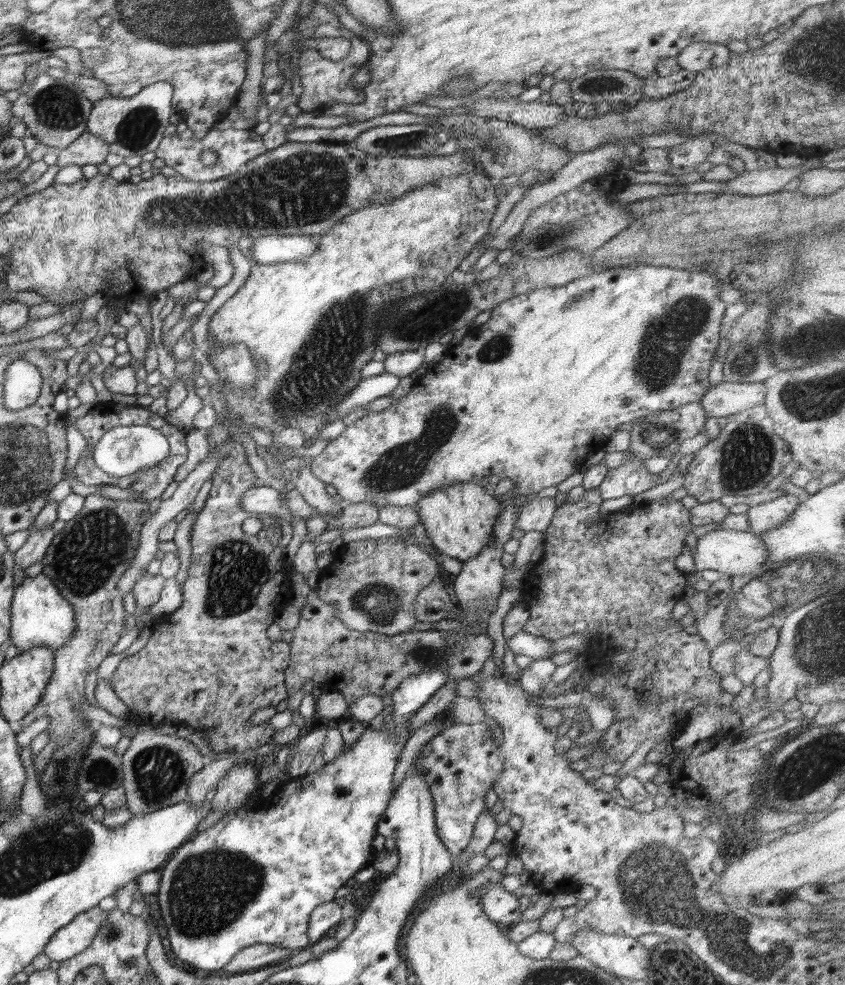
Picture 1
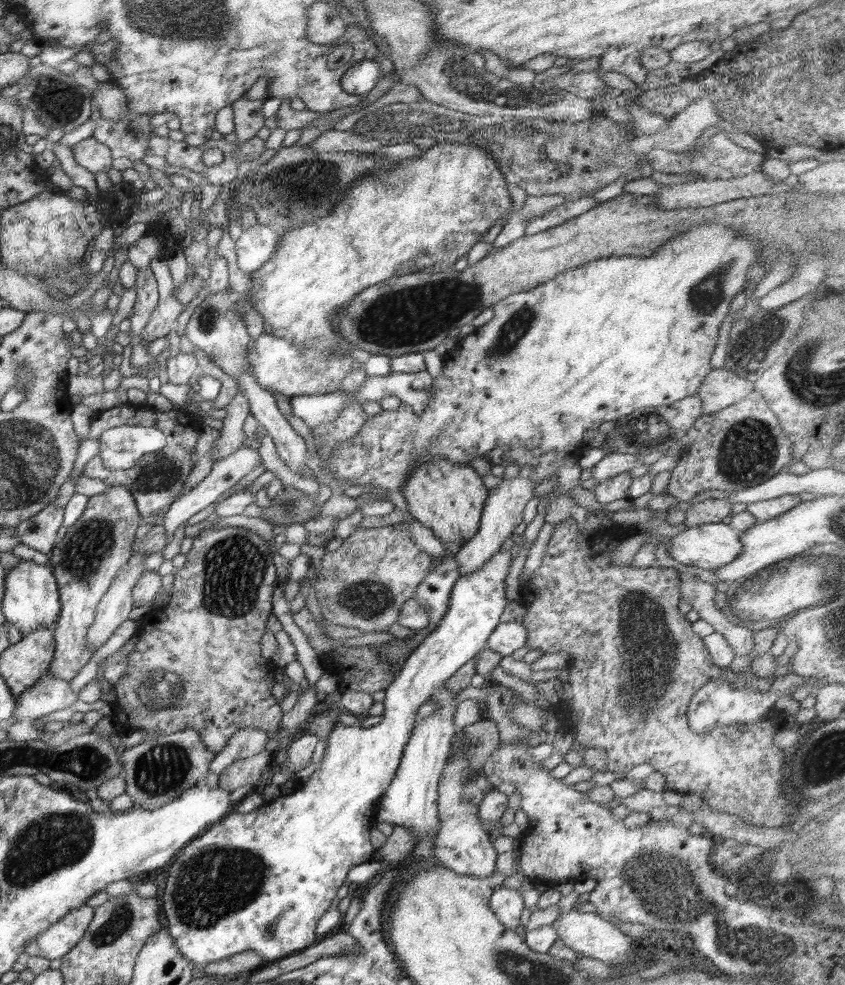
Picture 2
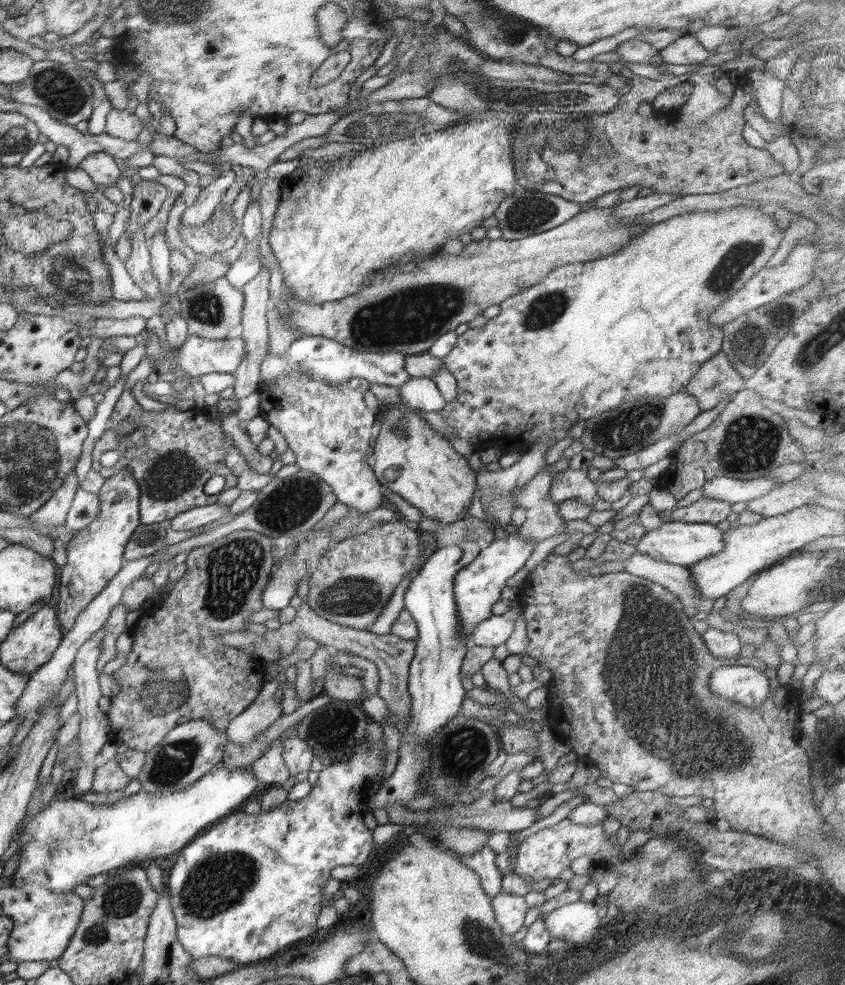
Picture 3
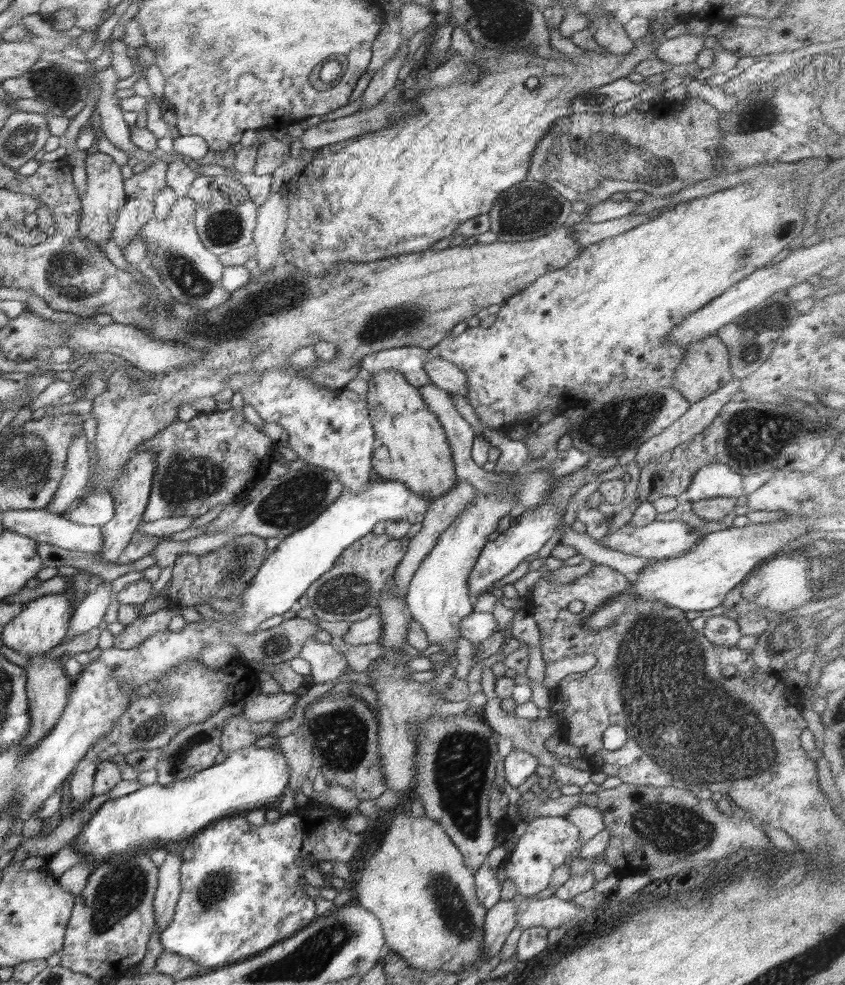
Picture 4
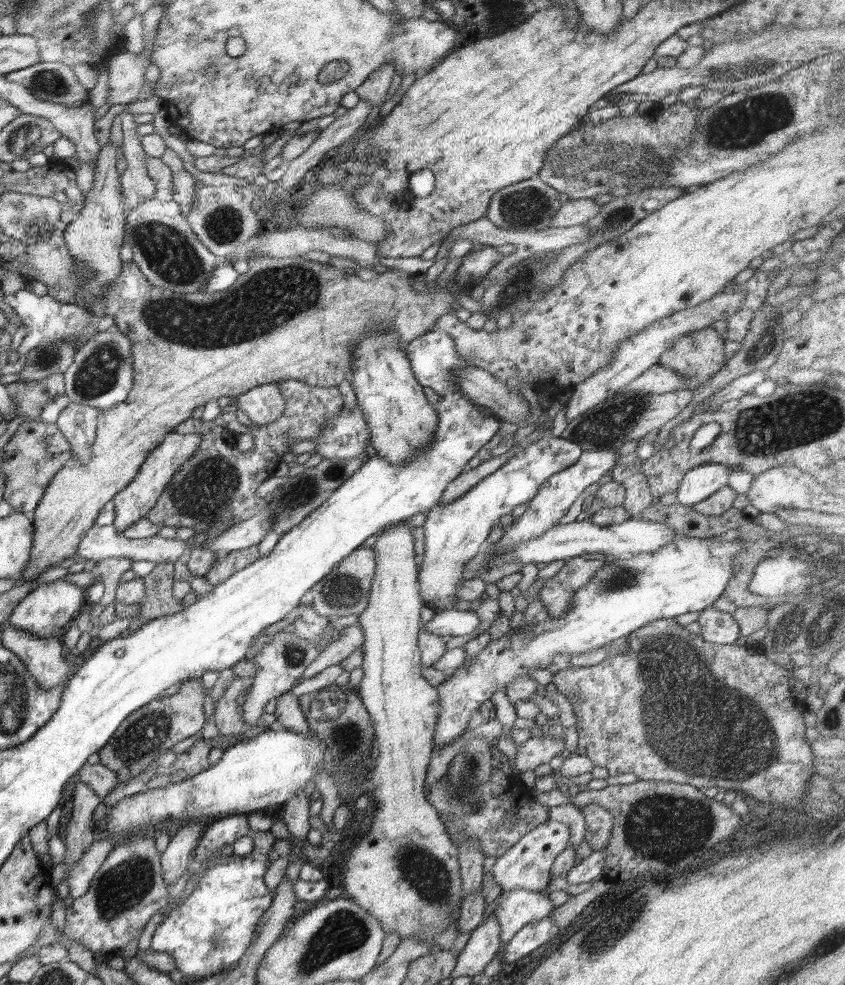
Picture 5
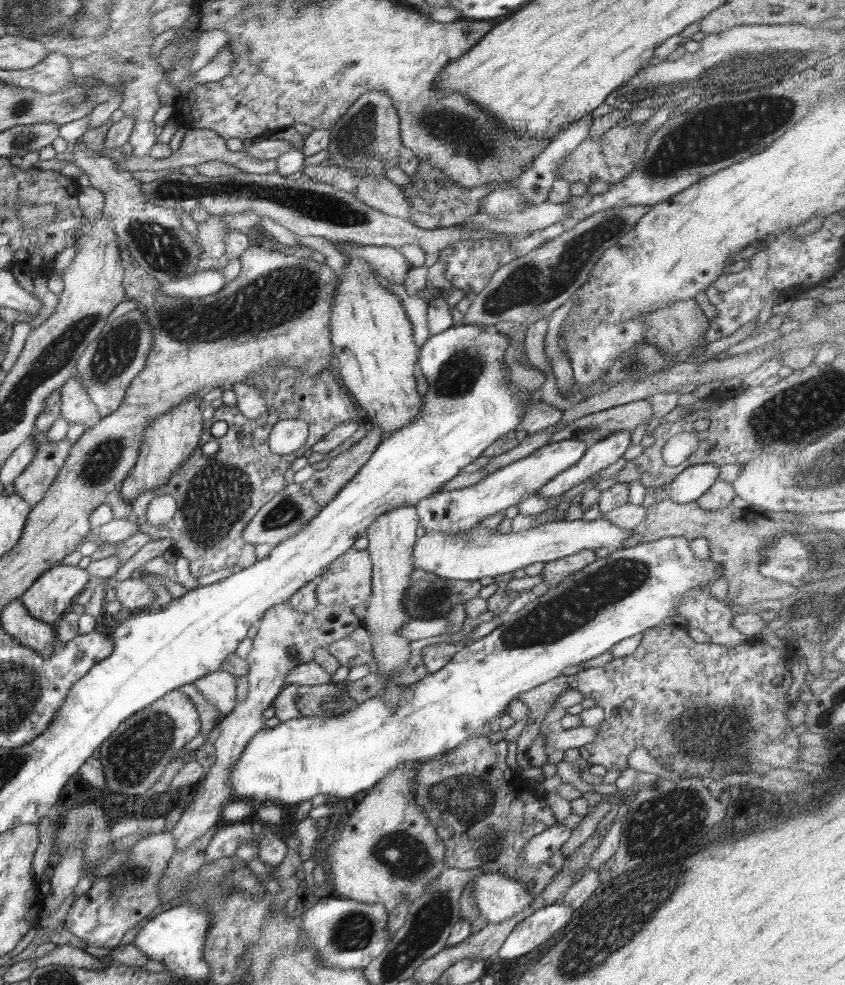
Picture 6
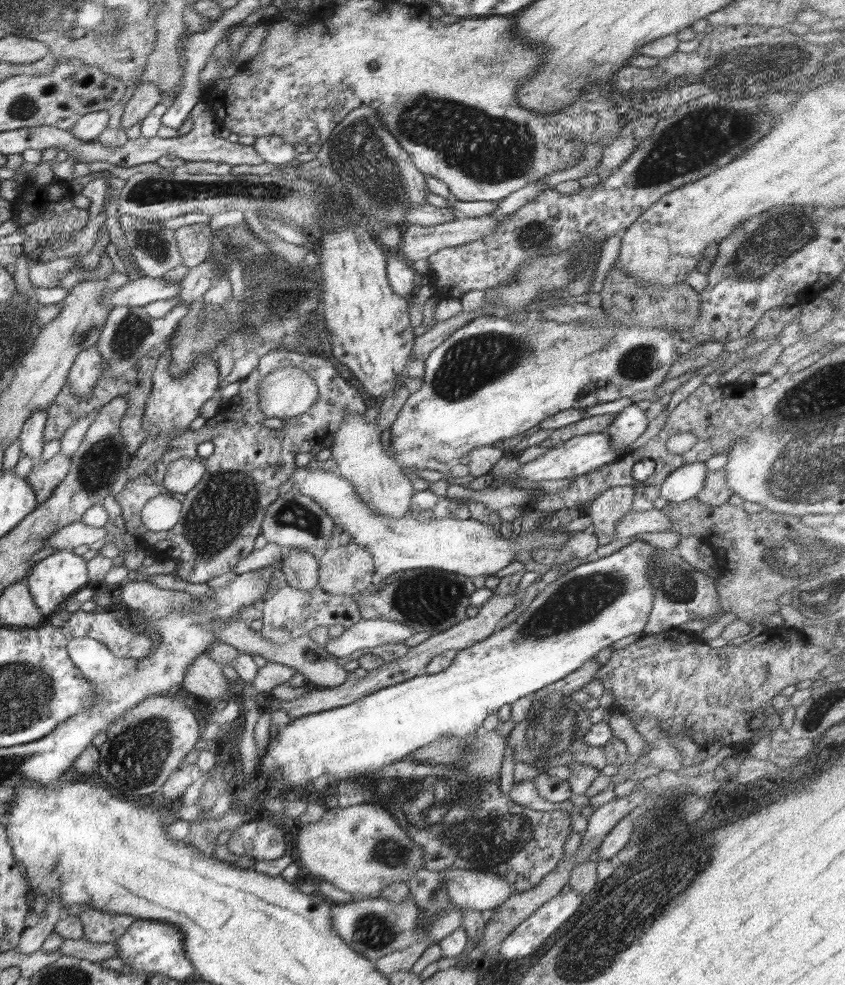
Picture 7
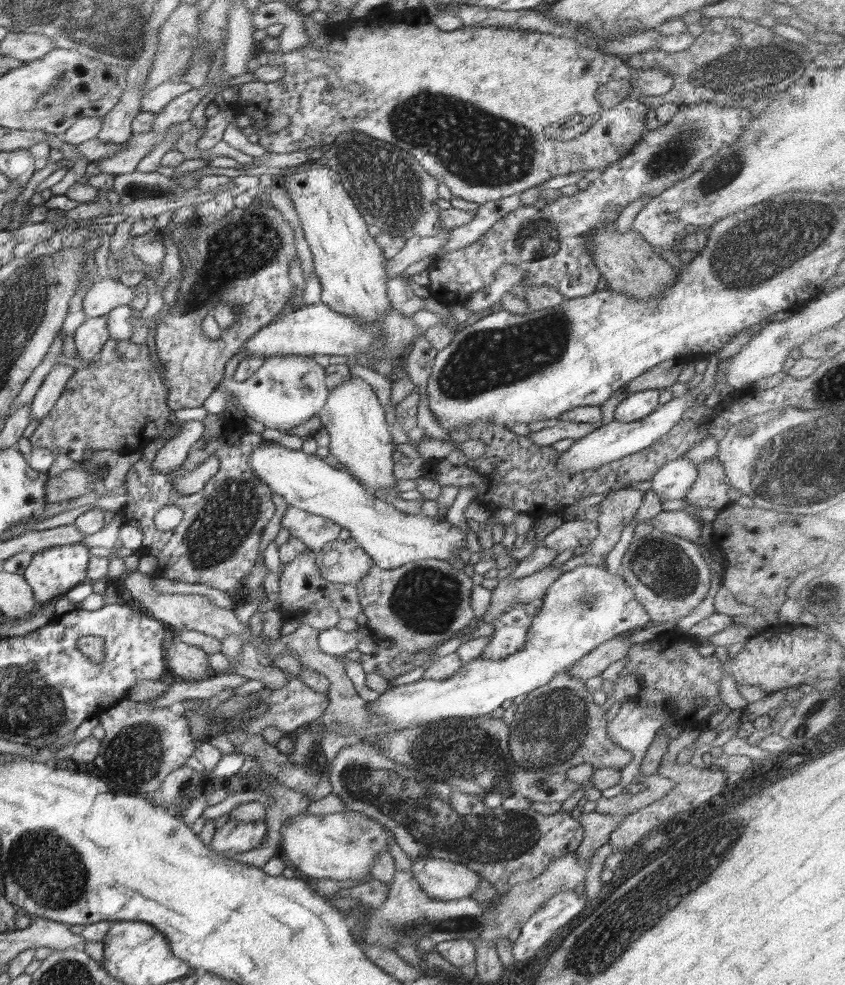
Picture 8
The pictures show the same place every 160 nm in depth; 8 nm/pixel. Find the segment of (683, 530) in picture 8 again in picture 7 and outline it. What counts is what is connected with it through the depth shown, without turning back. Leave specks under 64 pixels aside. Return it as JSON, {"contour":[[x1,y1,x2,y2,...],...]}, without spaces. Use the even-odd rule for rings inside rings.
{"contour":[[648,510,648,512,628,512,616,522,616,535,619,539,628,539,642,533,672,532,672,521,662,513,662,510]]}

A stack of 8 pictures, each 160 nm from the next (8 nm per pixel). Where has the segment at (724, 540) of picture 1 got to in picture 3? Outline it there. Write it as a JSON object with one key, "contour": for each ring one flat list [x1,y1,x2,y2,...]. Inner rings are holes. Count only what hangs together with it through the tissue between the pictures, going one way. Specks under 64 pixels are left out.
{"contour":[[667,522,660,529,654,529,641,538,636,546,637,552,669,564,690,567,706,558,714,557,722,552,725,542,723,531,716,525,706,523]]}

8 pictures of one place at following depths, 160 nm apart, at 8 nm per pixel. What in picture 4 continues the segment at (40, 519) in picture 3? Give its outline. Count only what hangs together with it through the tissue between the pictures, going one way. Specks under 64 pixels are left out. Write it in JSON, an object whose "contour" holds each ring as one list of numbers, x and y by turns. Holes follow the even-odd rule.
{"contour":[[75,434,72,444,67,452,65,473,60,479,60,486,54,494,54,498,46,509,53,514,66,516,72,506,80,501,88,491,89,476,91,474,90,444,87,438,81,434]]}

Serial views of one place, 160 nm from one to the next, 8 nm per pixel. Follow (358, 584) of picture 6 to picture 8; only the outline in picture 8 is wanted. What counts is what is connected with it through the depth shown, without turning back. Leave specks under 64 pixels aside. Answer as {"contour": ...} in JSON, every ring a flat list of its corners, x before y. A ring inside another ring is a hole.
{"contour":[[334,540,317,553,316,567,330,583,356,584,370,571,371,559,358,542]]}

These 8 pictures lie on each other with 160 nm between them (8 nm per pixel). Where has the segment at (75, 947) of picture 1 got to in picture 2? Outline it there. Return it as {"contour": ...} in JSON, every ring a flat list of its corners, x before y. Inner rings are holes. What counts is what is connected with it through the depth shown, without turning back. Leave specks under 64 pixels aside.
{"contour":[[88,905,73,908,62,920,41,932,39,936,31,938,25,944,25,951,31,957,39,956,48,960,64,957,87,933,94,909]]}

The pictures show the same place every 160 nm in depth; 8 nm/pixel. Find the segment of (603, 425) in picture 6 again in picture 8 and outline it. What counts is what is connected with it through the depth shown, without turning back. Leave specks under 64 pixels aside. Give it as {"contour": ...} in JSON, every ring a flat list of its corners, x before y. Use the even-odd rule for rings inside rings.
{"contour":[[553,420,549,422,544,429,537,432,530,432,528,438,536,446,551,446,558,440,581,439,583,436,590,434,595,426,590,423,568,422,566,420]]}

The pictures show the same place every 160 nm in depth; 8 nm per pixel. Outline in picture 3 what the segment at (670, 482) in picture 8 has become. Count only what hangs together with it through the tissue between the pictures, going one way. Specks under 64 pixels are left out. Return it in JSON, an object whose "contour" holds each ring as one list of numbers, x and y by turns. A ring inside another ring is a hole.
{"contour":[[770,475,752,480,717,476,705,482,701,489,706,498,728,502,730,505,738,502,747,504,750,500,758,499,770,493,781,483,784,482,775,481]]}

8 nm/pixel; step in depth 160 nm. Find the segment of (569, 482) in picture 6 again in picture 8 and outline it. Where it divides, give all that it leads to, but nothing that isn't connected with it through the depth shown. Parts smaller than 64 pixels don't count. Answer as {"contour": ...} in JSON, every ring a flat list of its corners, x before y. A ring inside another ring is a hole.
{"contour":[[646,389,629,394,626,399,617,404,615,420,620,422,636,422,652,414,660,405,658,397,661,391]]}

